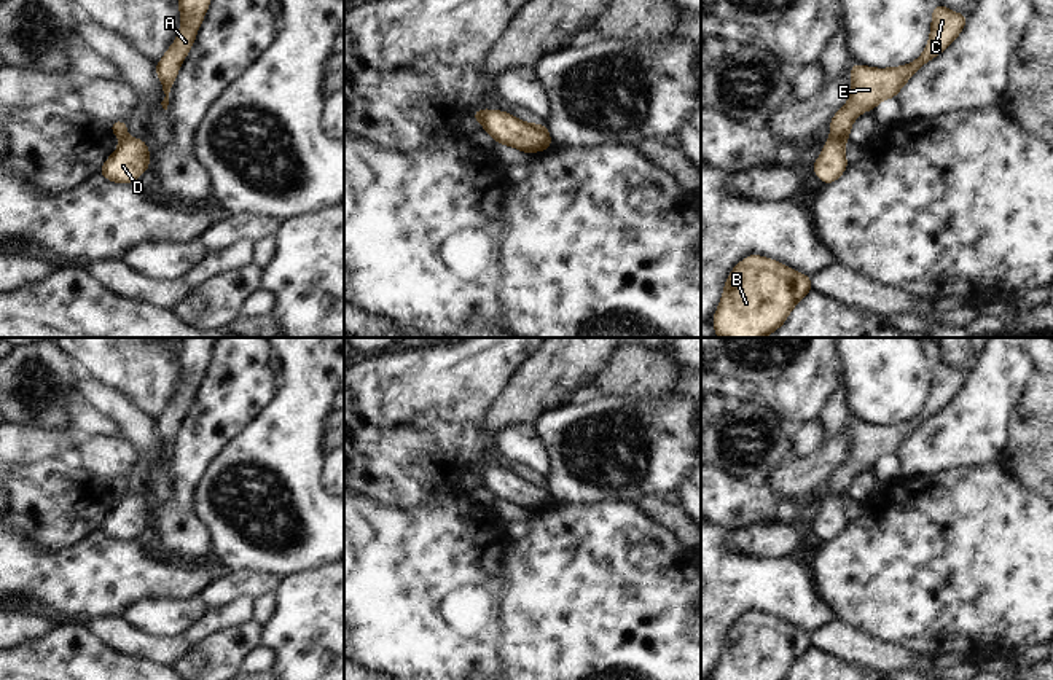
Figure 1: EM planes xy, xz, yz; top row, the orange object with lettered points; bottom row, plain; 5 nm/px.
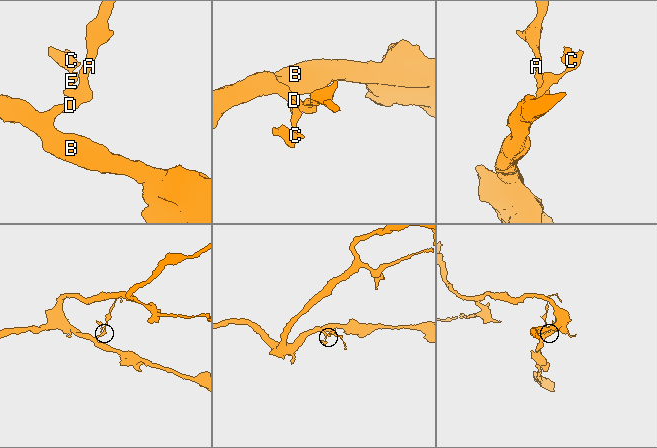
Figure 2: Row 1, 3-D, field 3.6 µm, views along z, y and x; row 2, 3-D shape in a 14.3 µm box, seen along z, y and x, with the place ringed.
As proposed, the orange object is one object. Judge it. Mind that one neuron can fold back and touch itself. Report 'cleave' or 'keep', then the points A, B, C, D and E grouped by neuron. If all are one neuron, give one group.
cleave; groups A B D / C E

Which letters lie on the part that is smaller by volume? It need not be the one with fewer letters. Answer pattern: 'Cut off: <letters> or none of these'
Cut off: C, E.

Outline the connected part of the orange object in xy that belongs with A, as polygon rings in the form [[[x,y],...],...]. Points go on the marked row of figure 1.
[[[178,0],[182,27],[174,45],[167,48],[164,57],[155,64],[156,73],[162,84],[162,91],[166,94],[164,100],[161,102],[164,110],[167,110],[169,105],[169,92],[172,89],[174,80],[196,40],[196,32],[206,16],[210,2],[212,0]]]

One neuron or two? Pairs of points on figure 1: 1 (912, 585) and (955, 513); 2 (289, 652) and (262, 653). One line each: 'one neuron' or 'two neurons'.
1: one neuron
2: two neurons

